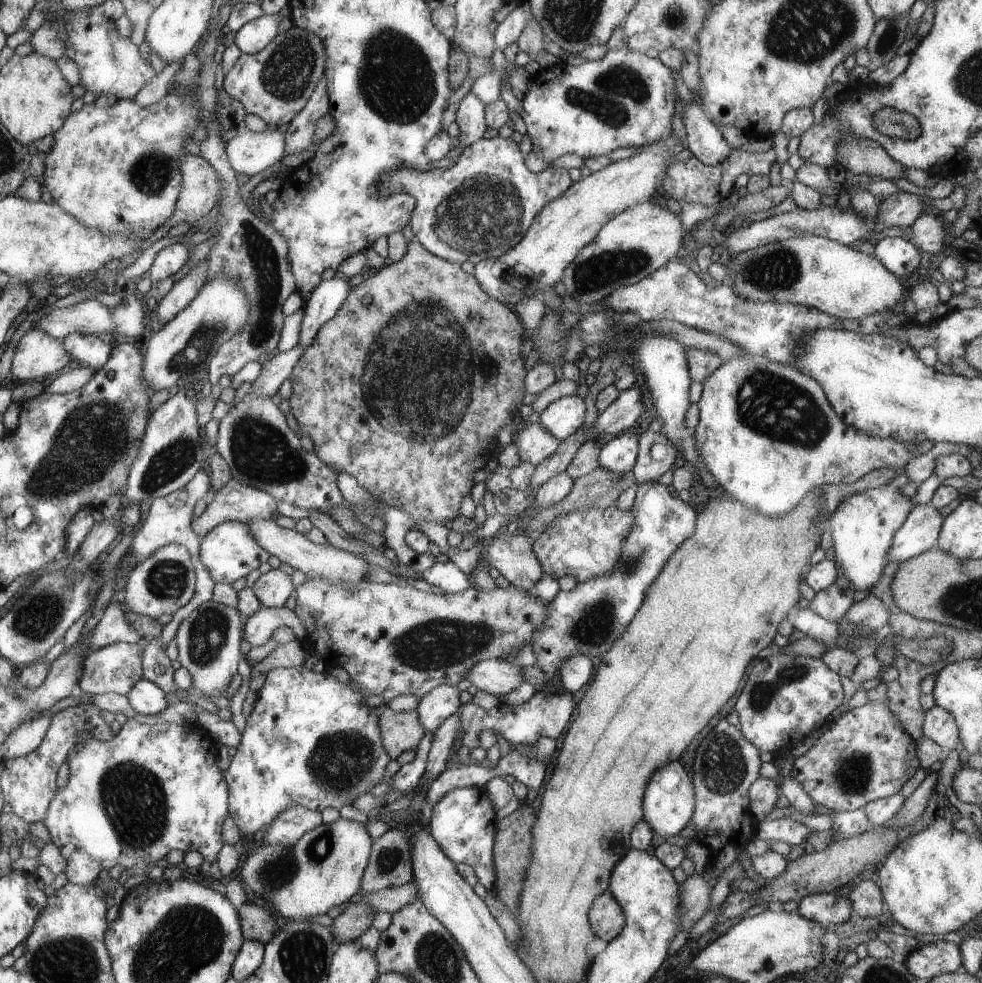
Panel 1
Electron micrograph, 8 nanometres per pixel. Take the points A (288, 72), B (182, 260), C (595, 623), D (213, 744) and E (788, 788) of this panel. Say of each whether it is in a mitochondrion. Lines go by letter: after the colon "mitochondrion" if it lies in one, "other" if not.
A: mitochondrion
B: other
C: mitochondrion
D: other
E: other

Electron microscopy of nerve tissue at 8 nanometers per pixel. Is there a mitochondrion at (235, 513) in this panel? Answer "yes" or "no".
no

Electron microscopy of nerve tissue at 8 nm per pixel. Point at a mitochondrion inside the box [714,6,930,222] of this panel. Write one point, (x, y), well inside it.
(889, 33)

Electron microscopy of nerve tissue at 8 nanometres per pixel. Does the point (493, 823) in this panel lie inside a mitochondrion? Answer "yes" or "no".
no

